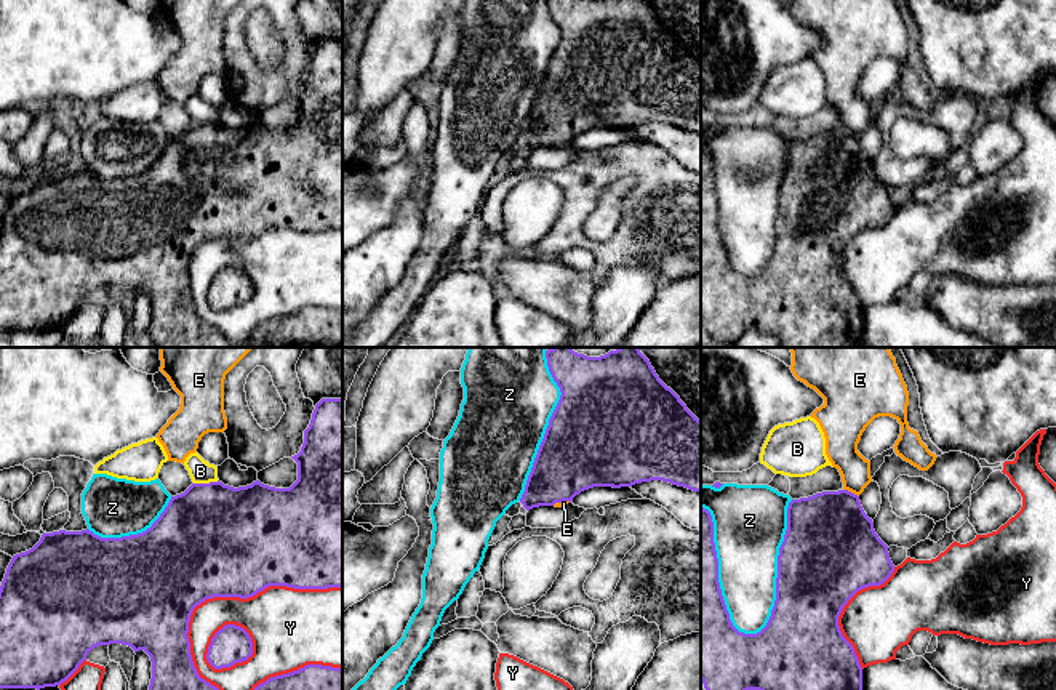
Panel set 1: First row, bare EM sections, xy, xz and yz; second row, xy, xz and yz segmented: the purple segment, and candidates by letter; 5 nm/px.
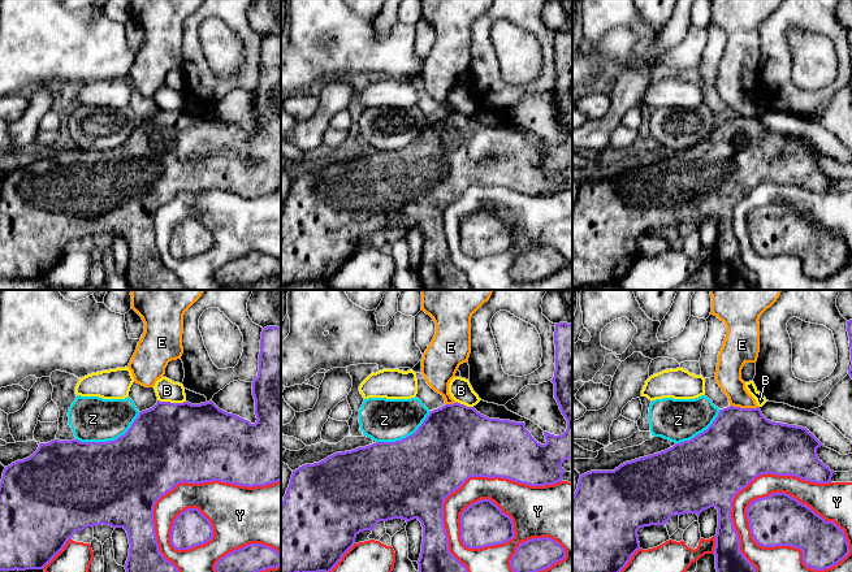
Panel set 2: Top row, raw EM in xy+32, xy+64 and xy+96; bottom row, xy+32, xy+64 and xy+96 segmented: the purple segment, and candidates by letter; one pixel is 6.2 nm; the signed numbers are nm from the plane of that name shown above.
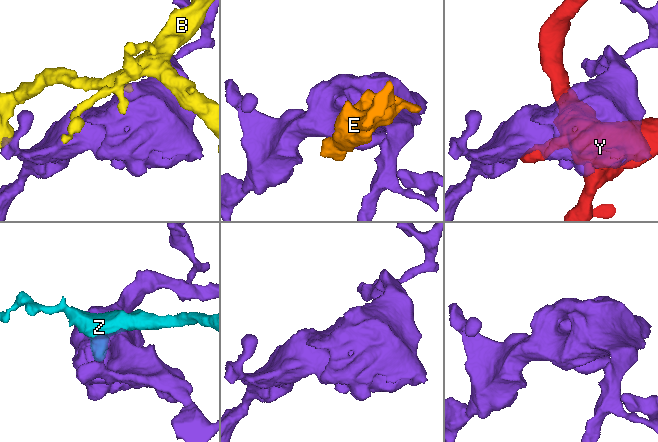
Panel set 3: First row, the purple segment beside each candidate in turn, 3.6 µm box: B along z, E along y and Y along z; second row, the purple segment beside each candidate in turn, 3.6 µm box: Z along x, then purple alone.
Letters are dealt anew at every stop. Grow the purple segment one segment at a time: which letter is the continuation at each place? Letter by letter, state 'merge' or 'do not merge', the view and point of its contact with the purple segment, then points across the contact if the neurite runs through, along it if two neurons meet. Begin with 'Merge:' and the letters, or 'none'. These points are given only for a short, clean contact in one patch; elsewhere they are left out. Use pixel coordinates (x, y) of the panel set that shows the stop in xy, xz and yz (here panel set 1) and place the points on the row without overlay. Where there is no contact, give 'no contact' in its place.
Merge: none
B: do not merge | xy (205, 125)
E: do not merge | yz (850, 133) | along yz (844, 130), (858, 138)
Y: do not merge | xy (234, 237)
Z: do not merge | yz (778, 216)

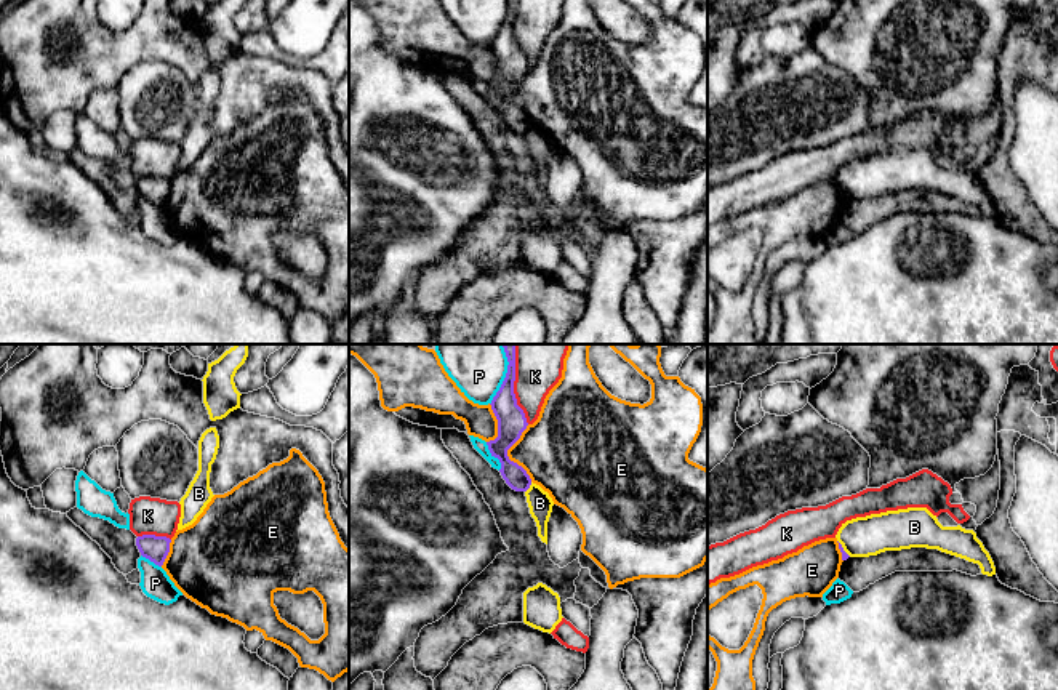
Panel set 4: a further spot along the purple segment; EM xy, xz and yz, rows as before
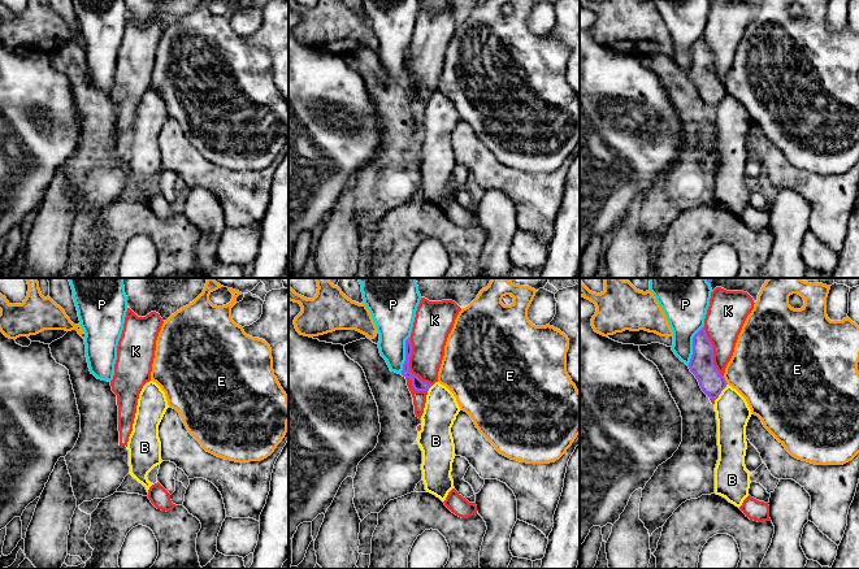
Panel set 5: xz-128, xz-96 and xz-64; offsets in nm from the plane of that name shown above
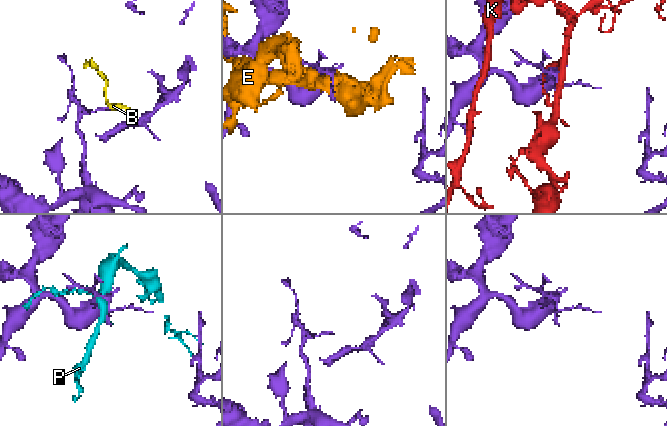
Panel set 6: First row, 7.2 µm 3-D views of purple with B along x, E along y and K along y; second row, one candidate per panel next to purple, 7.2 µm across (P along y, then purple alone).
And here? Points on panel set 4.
Merge: none
B: do not merge | xz (528, 128) | along xz (532, 124), (525, 133)
E: do not merge | xz (506, 96)
K: do not merge | xz (512, 32)
P: do not merge | xz (503, 23)

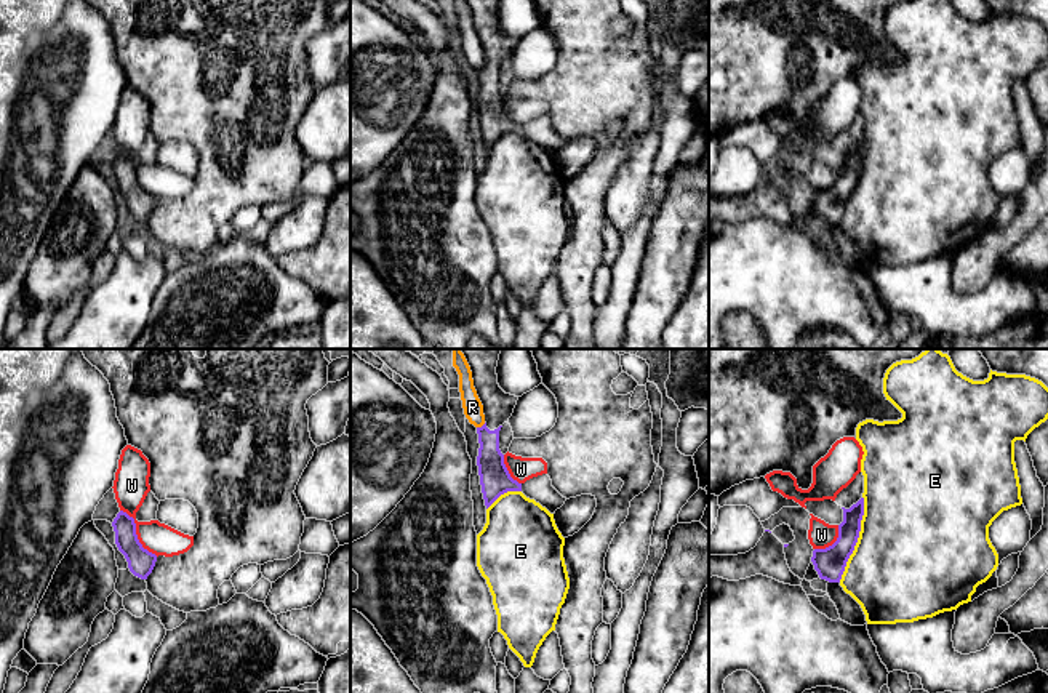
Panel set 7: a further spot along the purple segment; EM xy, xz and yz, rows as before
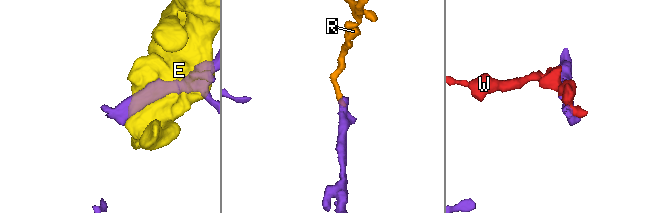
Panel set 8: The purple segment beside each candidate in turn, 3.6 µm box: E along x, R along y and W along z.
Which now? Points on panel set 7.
Merge: none
E: do not merge | yz (856, 181)
R: do not merge | xz (482, 68)
W: do not merge | xy (135, 175)

